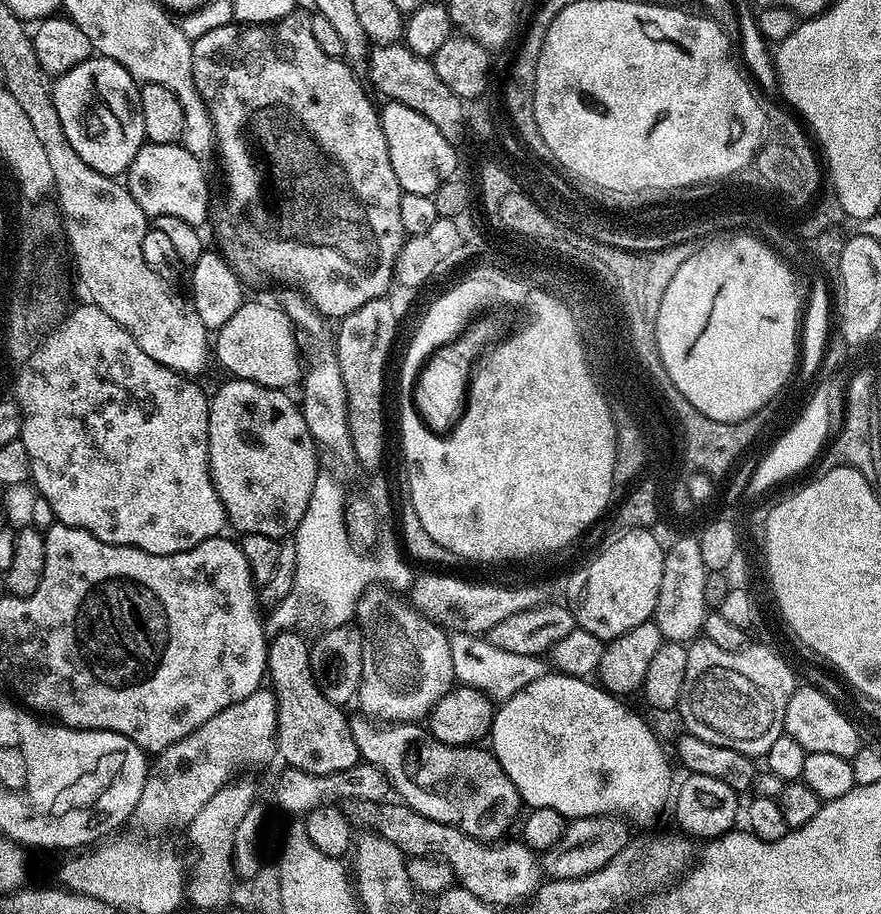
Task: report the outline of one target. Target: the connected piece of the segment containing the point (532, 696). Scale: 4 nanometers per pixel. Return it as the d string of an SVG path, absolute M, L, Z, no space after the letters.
M553 671L552 676L537 675L534 682L530 682L524 689L518 690L516 694L503 701L495 709L492 718L492 731L490 733L490 751L495 756L497 762L506 770L510 782L518 790L521 801L529 809L549 808L558 810L565 818L579 818L581 816L615 816L623 818L625 821L634 823L640 830L648 830L652 823L660 816L660 811L664 807L669 807L670 801L674 796L674 780L672 784L672 768L668 765L668 760L664 757L664 752L660 749L660 740L652 733L652 728L635 712L632 708L627 708L625 701L619 696L612 695L611 692L600 687L599 683L593 682L588 678L578 676L564 676L558 671Z

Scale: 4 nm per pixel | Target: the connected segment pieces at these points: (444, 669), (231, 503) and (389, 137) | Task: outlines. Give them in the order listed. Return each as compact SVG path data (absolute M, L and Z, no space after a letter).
M373 586L356 601L355 619L362 642L362 682L358 693L359 711L376 722L420 722L432 711L456 680L451 639L439 624L428 620L409 603L391 596L381 586Z
M228 378L225 381L225 384L216 393L214 391L211 393L208 405L208 469L212 475L212 485L224 507L227 523L231 527L233 524L238 530L237 533L266 534L270 538L281 541L295 533L296 527L300 525L306 510L310 506L310 494L316 485L316 475L322 471L322 464L320 464L319 458L316 457L316 450L318 450L317 440L312 437L310 430L306 426L306 418L301 405L297 401L295 404L288 397L289 393L287 391L258 386L254 382L246 382L235 378Z
M388 102L385 105L385 108L379 109L380 125L382 134L386 134L386 146L390 150L390 166L394 166L394 174L398 177L401 193L426 194L433 197L443 183L457 175L457 149L446 138L442 138L440 131L435 128L434 122L422 118L422 114L418 114L418 110L410 110L410 106L402 106L395 102Z

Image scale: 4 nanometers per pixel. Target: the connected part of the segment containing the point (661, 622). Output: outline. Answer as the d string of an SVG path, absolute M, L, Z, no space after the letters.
M695 535L680 536L667 545L662 566L662 586L658 590L654 622L661 637L674 644L687 645L704 630L704 617L710 612L705 599L708 567L702 562L702 546Z

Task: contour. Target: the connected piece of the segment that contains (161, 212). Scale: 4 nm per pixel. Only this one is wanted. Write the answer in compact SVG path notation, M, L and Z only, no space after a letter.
M145 143L138 150L134 162L130 162L126 173L126 187L129 194L142 206L142 210L148 218L157 216L173 216L182 218L182 222L203 226L209 223L210 208L208 212L208 180L204 177L205 165L190 150L186 150L183 144L149 144Z

